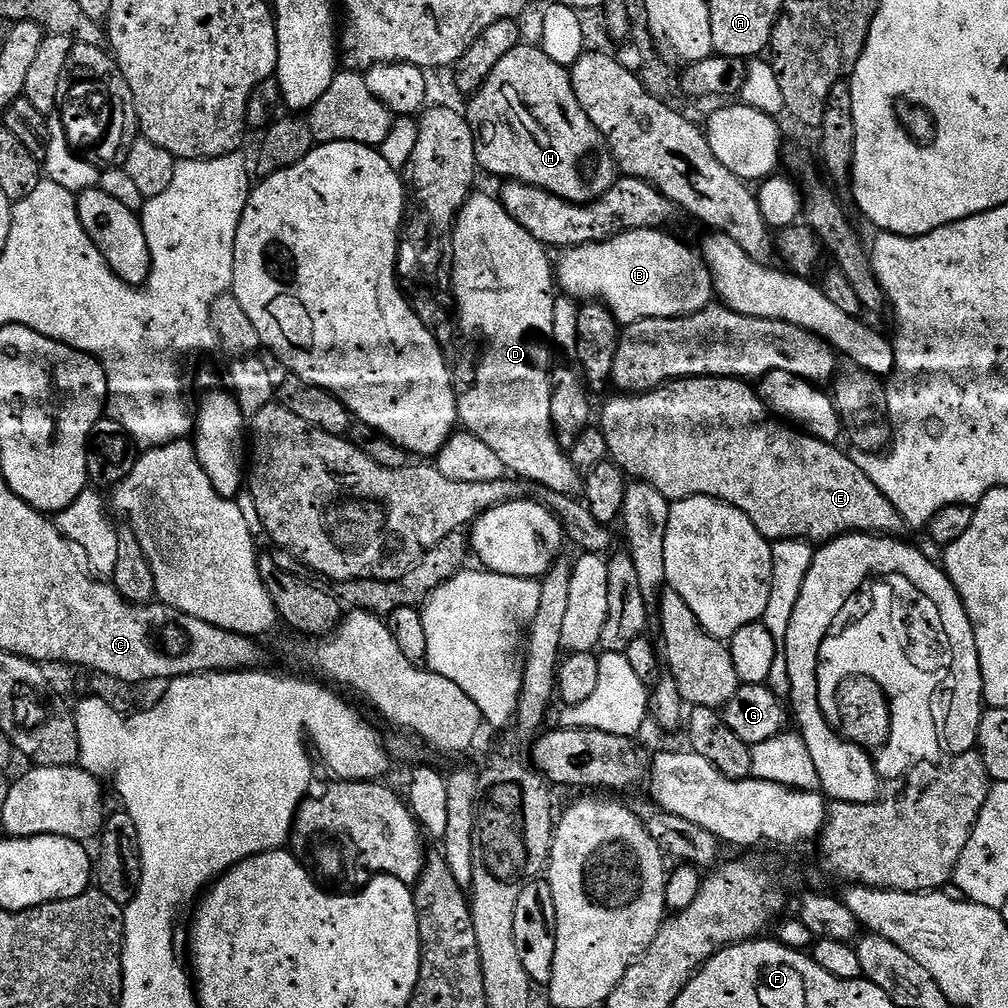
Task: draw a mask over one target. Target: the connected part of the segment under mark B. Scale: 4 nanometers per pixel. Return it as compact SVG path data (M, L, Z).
M639 228L609 240L567 249L554 268L563 295L576 302L605 304L624 326L639 320L689 316L709 307L714 289L703 255L666 233L658 228Z

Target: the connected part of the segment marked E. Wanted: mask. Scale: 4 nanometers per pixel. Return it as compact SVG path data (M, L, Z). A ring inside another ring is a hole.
M689 376L683 380L673 380L667 384L661 384L660 387L653 388L651 392L616 394L613 400L605 402L601 412L599 409L598 427L600 433L606 438L608 455L612 463L624 469L629 477L646 481L650 486L654 486L654 490L658 490L658 494L662 494L670 502L685 500L691 496L709 496L715 500L726 502L730 506L742 510L742 514L746 514L746 518L750 518L750 522L754 522L754 526L758 526L758 530L769 542L789 538L809 542L827 542L850 532L900 534L903 533L900 531L905 531L904 518L894 508L894 502L890 502L890 498L886 498L886 494L882 494L882 490L878 490L878 486L874 486L874 482L870 482L870 478L866 478L866 474L862 474L862 470L858 470L858 466L847 451L844 453L836 444L827 444L818 438L809 436L803 430L797 430L795 427L781 422L758 395L757 389L743 379L723 376Z

